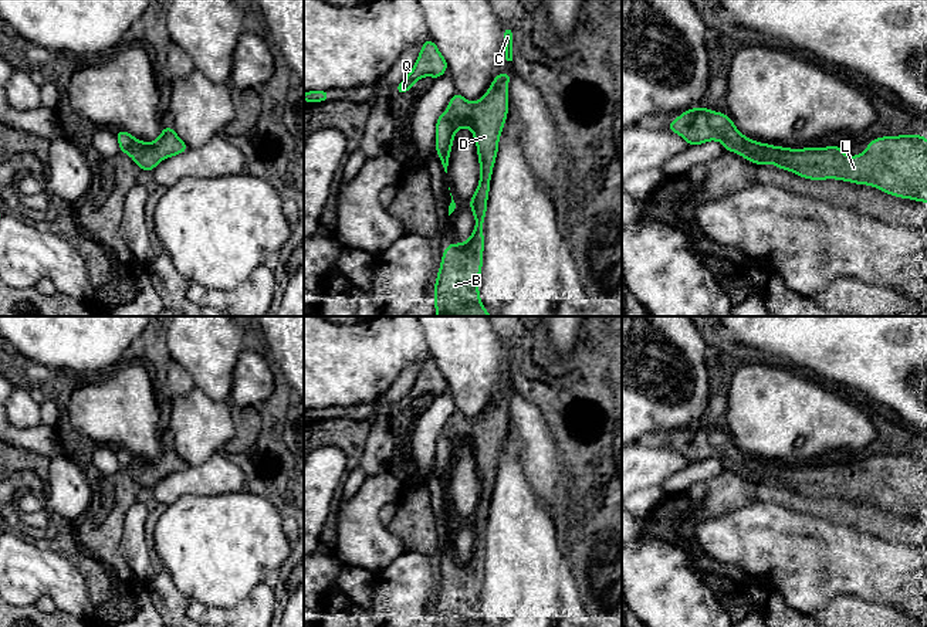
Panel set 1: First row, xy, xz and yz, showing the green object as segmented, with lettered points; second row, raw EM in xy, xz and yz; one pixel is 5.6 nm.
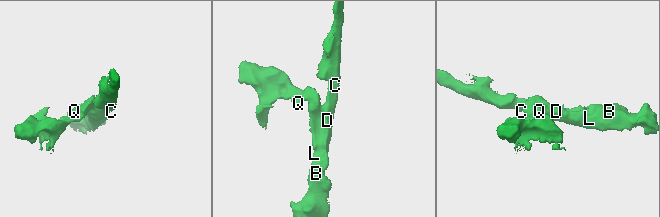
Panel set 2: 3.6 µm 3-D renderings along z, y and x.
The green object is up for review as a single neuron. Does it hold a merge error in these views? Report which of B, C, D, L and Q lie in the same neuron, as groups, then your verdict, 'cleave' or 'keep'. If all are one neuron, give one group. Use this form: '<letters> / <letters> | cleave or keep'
B C D L Q | keep

